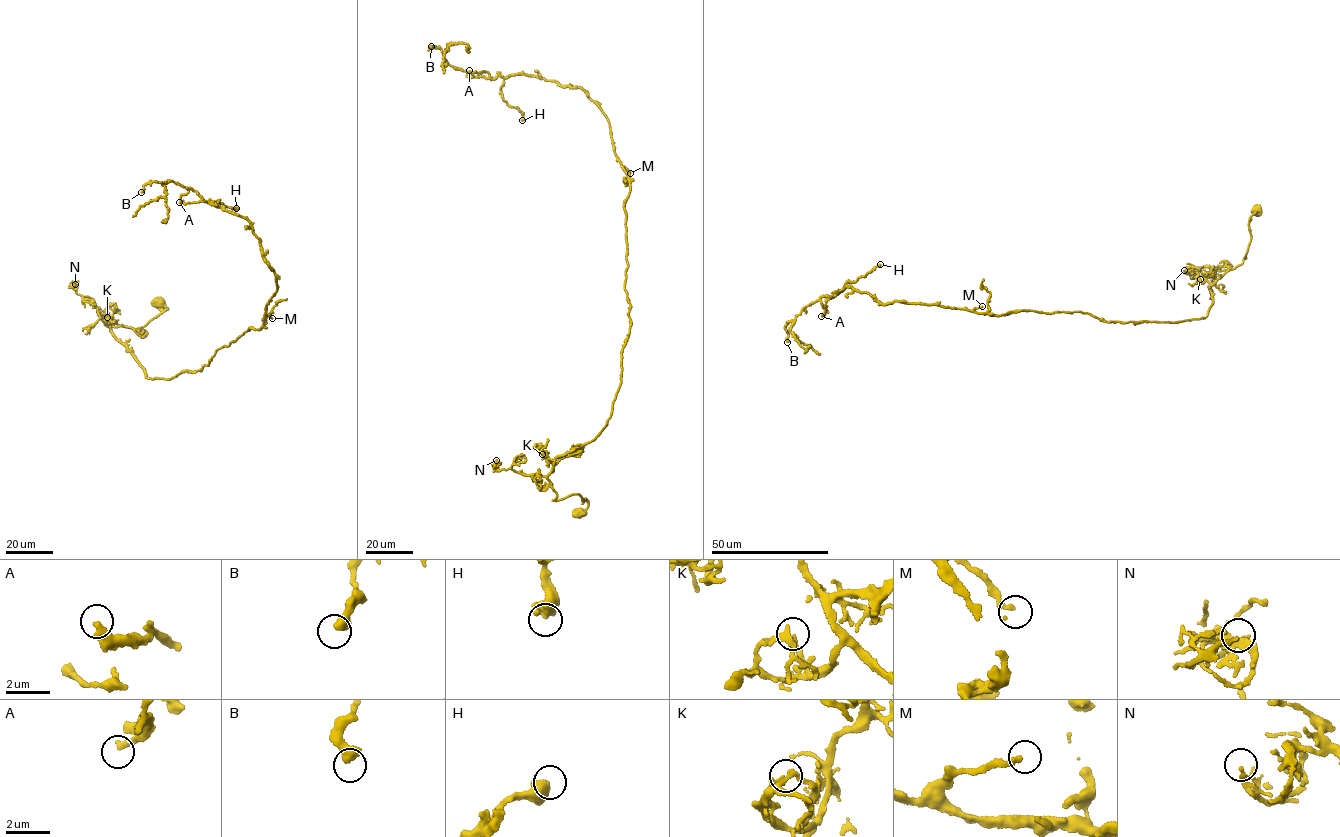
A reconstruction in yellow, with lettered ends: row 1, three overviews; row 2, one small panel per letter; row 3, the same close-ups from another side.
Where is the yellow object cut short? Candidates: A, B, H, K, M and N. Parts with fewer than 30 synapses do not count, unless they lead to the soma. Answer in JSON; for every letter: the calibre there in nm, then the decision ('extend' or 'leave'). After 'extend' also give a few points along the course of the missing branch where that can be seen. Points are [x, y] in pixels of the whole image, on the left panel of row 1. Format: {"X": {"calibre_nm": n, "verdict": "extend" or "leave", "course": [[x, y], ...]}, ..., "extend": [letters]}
{"A": {"calibre_nm": 320, "verdict": "leave"}, "B": {"calibre_nm": 500, "verdict": "leave"}, "H": {"calibre_nm": 650, "verdict": "leave"}, "K": {"calibre_nm": 200, "verdict": "leave"}, "M": {"calibre_nm": 220, "verdict": "leave"}, "N": {"calibre_nm": 180, "verdict": "leave"}, "extend": []}

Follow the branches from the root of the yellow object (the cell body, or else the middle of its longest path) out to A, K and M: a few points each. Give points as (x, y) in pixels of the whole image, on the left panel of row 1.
A: (159, 304), (140, 328), (105, 325), (146, 377), (169, 379), (264, 324), (278, 289), (247, 220), (179, 202)
K: (159, 304), (167, 308), (138, 329), (114, 322), (112, 325), (105, 324), (111, 329), (107, 317)
M: (159, 304), (167, 308), (140, 328), (105, 324), (151, 378), (200, 370), (272, 318)

